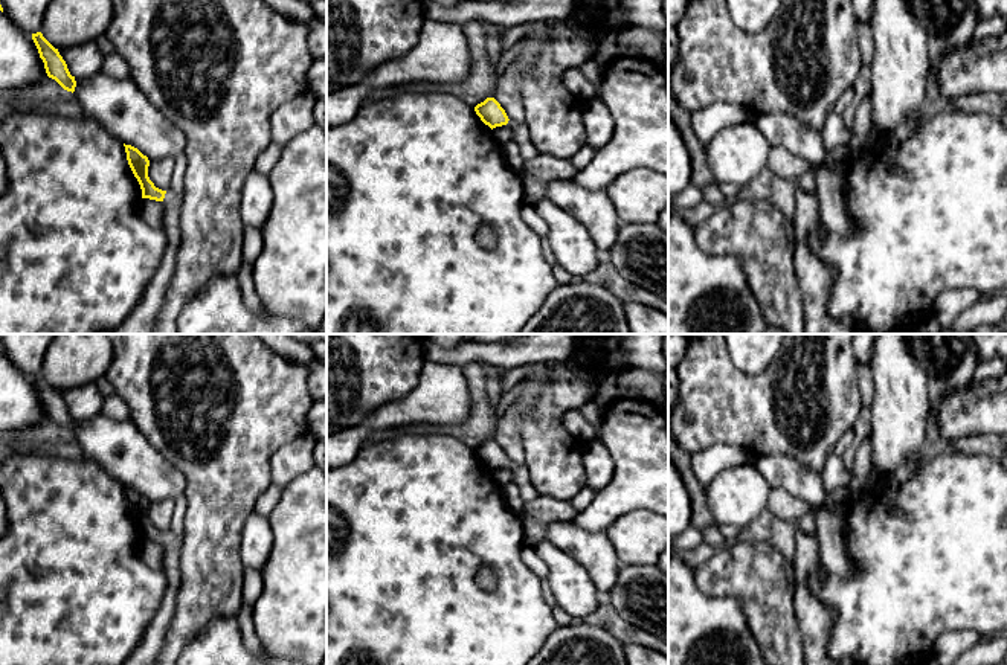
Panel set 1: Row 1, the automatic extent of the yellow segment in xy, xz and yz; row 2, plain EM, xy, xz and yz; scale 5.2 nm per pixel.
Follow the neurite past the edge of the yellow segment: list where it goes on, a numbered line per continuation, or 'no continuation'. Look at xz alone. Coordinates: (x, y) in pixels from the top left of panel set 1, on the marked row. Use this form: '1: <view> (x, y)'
1: xz (521, 136)

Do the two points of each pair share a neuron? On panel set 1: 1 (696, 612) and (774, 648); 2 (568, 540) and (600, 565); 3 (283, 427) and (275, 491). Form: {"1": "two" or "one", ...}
{"1": "two", "2": "one", "3": "two"}

